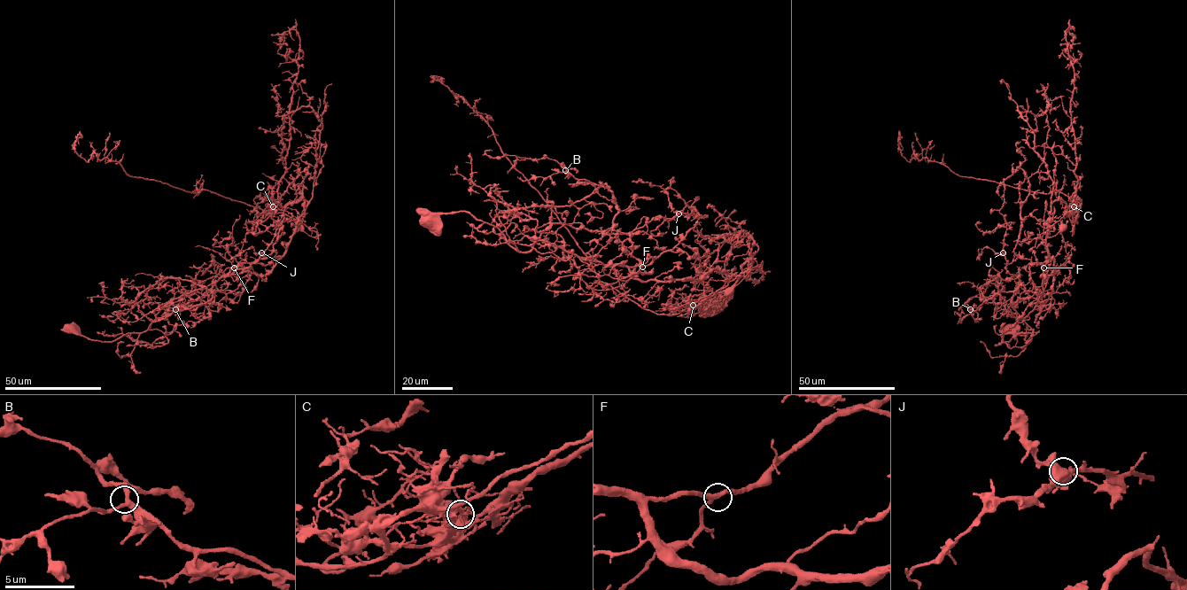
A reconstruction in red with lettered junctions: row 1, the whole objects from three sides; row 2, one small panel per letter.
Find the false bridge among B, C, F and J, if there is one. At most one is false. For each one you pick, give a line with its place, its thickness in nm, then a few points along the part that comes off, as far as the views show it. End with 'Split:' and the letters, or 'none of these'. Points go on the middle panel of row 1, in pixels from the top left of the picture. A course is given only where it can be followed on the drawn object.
C: place (693, 305); calibre 180 nm; course (693, 306), (657, 314), (602, 283), (556, 213), (503, 153), (490, 126), (434, 78), (441, 77)
Split: C

